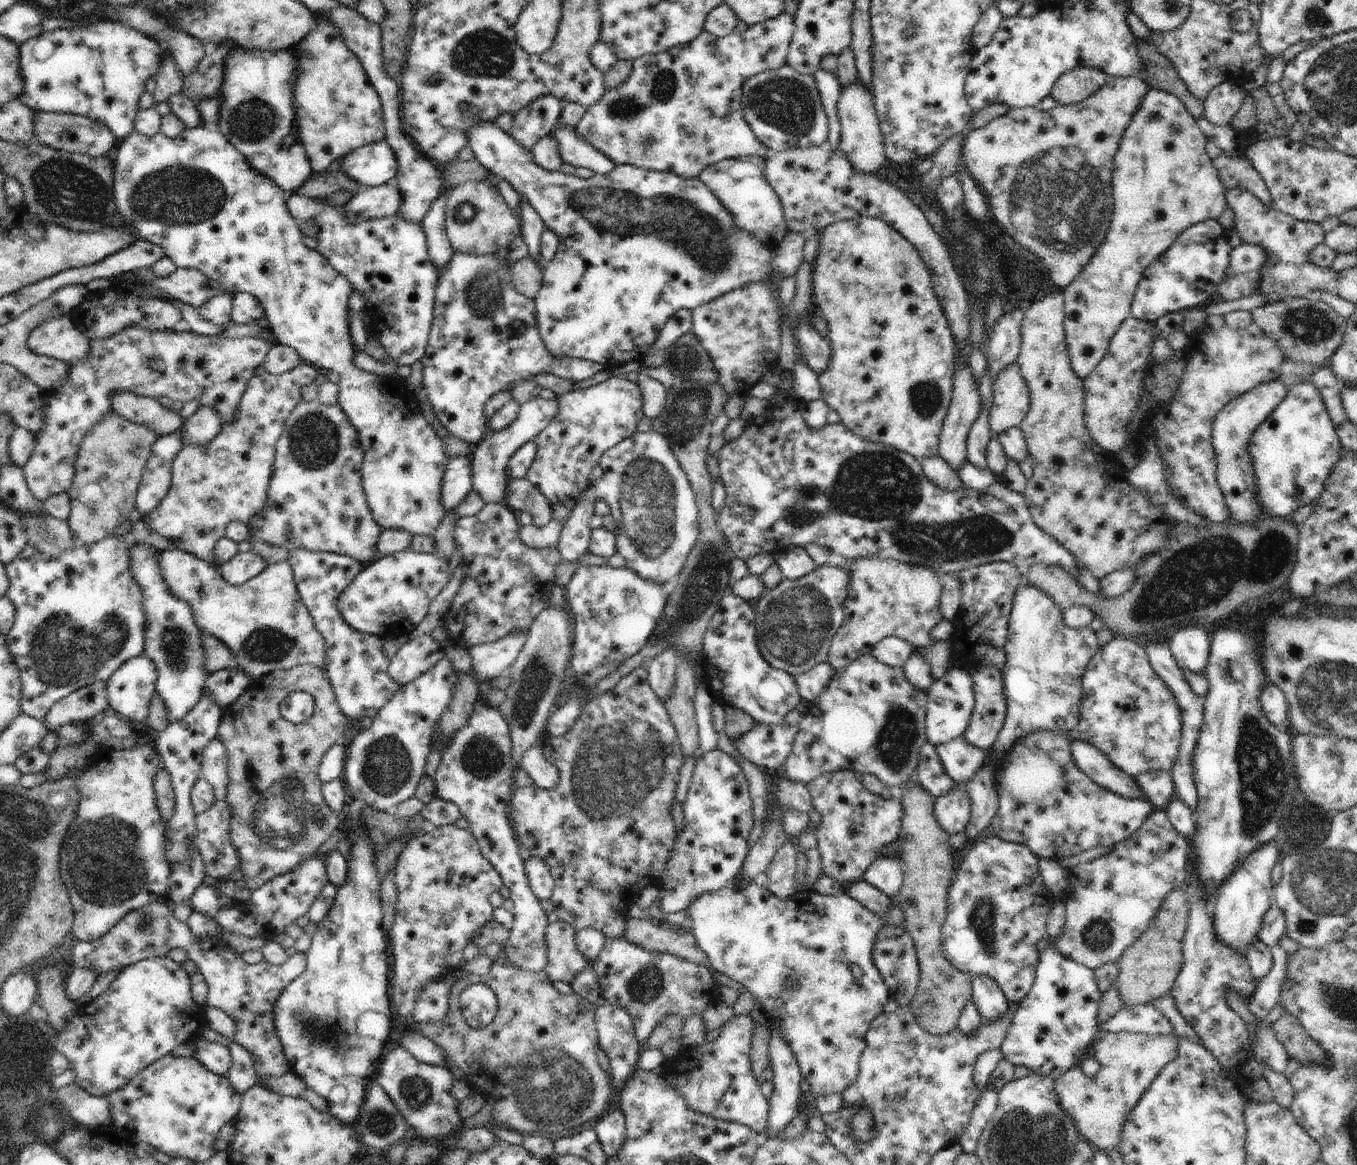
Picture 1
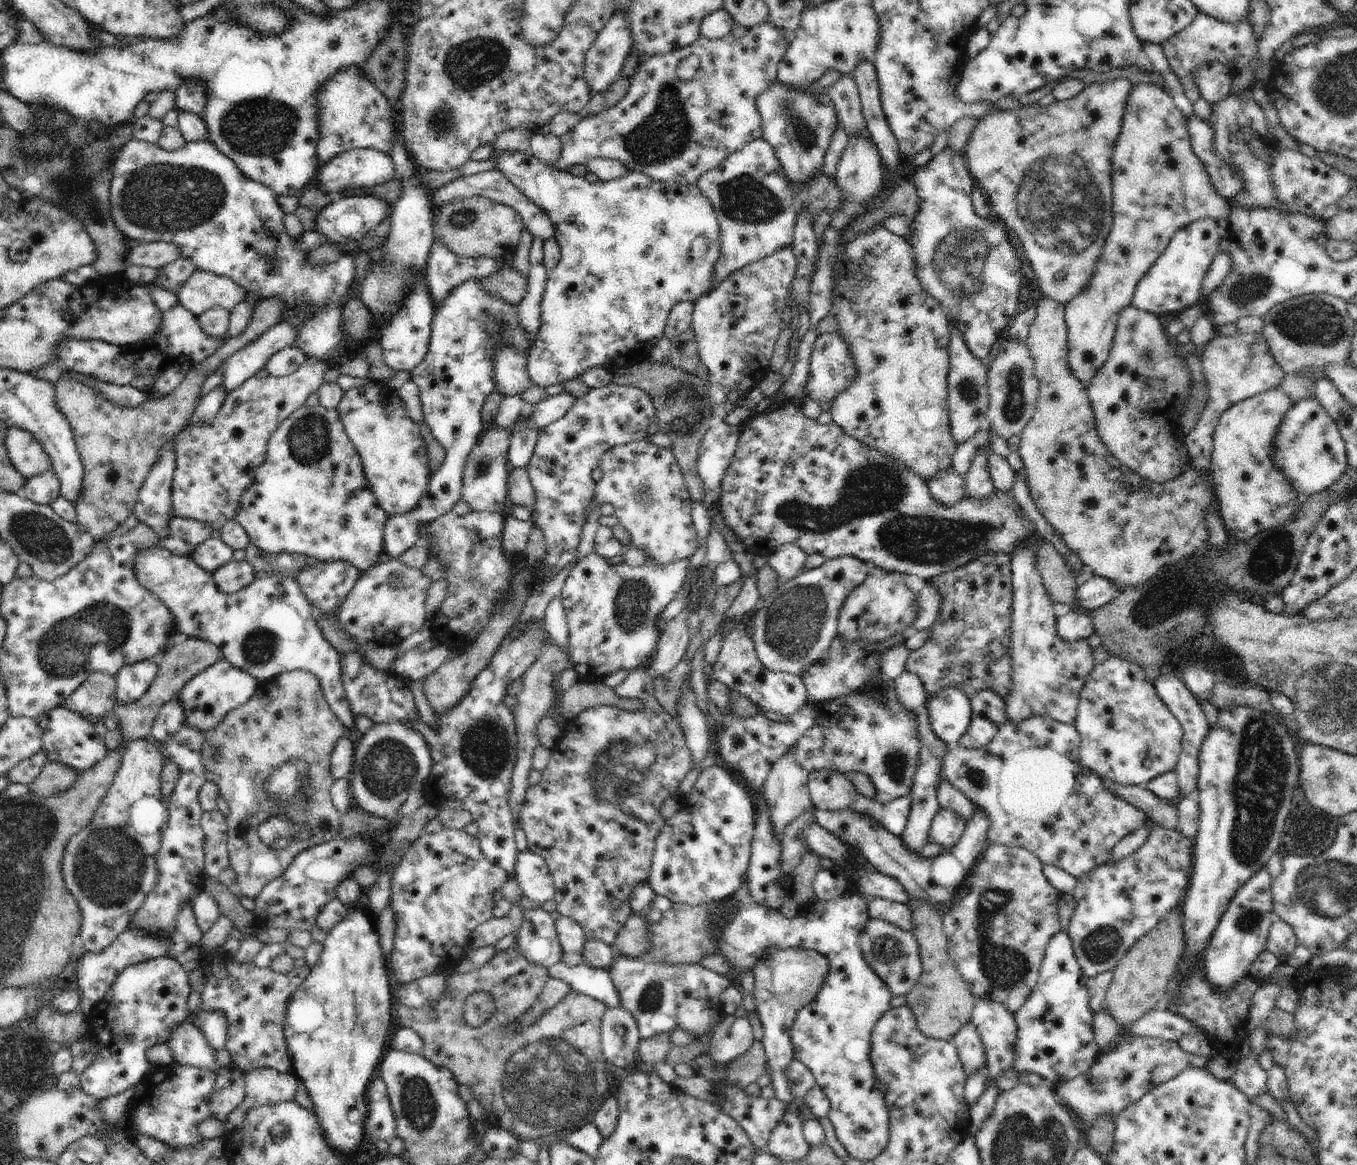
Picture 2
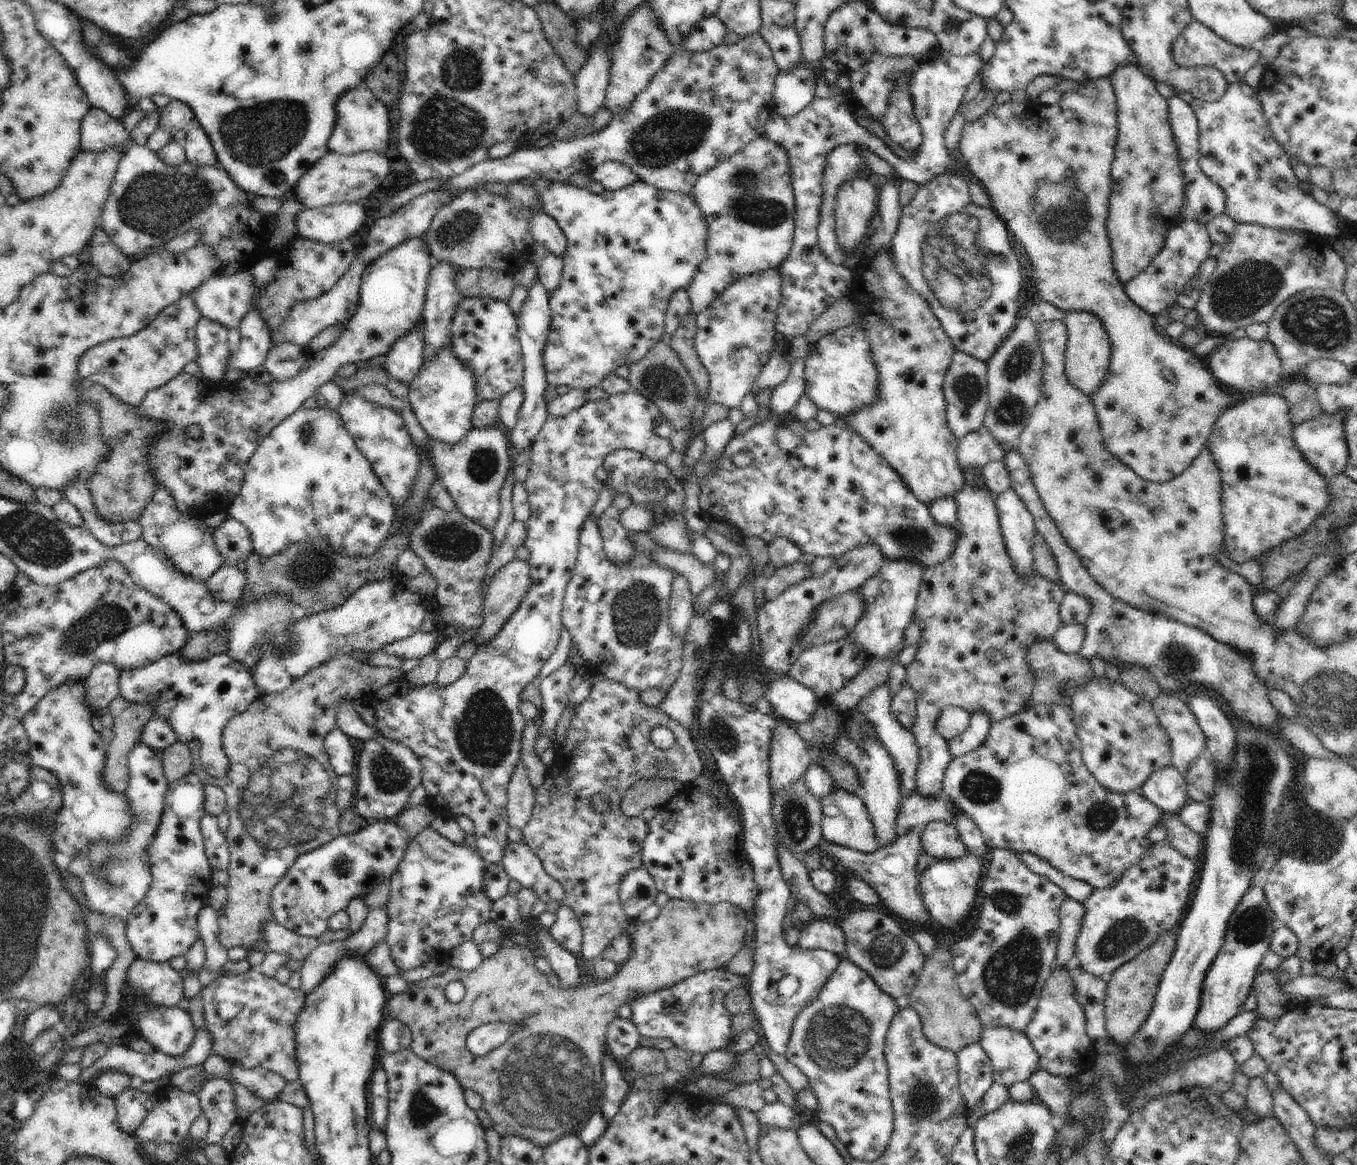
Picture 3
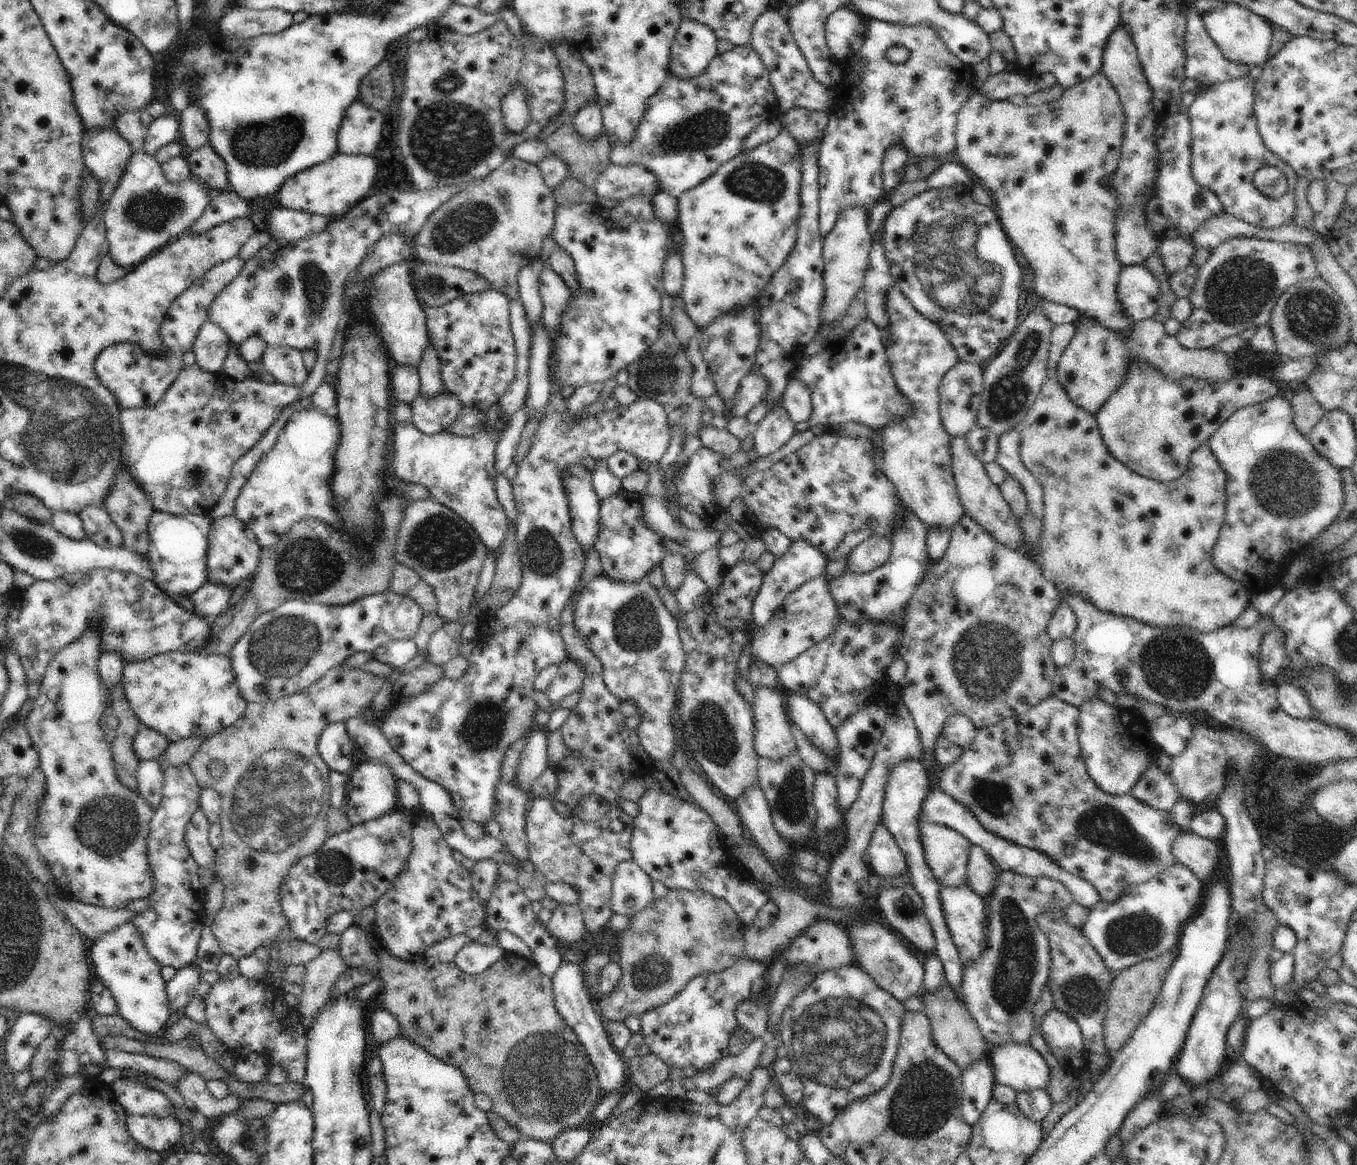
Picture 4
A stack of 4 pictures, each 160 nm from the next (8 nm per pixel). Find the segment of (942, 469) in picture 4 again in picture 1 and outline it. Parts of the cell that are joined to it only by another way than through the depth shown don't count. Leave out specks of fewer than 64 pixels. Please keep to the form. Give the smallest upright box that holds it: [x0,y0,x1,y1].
[813,215,957,465]

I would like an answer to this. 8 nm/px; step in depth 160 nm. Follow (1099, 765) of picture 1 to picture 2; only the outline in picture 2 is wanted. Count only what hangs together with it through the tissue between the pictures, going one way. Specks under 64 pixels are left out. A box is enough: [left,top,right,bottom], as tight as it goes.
[1104,779,1179,830]

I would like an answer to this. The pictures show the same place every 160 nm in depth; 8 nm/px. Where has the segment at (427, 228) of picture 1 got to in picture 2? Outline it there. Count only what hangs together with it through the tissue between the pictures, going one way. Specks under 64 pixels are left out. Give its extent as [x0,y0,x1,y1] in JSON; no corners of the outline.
[425,236,512,309]

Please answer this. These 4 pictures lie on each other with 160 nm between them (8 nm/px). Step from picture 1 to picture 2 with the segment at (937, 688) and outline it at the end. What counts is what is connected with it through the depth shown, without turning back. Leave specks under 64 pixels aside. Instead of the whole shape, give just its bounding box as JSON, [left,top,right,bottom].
[925,686,971,747]

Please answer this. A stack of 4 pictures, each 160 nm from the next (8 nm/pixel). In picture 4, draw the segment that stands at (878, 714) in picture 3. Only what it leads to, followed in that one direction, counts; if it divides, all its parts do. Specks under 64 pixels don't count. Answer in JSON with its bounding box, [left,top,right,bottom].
[881,759,964,1001]

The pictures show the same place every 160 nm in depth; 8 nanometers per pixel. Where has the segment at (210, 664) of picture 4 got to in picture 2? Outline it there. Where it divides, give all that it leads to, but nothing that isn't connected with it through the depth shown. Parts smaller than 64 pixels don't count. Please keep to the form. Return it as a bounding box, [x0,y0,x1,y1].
[116,660,259,733]

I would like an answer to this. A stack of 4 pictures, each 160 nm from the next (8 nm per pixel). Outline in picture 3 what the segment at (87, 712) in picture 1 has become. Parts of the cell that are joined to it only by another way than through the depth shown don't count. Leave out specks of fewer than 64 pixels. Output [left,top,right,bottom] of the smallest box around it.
[84,664,121,714]

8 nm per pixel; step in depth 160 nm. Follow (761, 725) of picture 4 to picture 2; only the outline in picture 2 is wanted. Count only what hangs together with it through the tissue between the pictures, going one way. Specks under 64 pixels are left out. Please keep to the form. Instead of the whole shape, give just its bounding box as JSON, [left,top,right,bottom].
[762,750,815,838]

